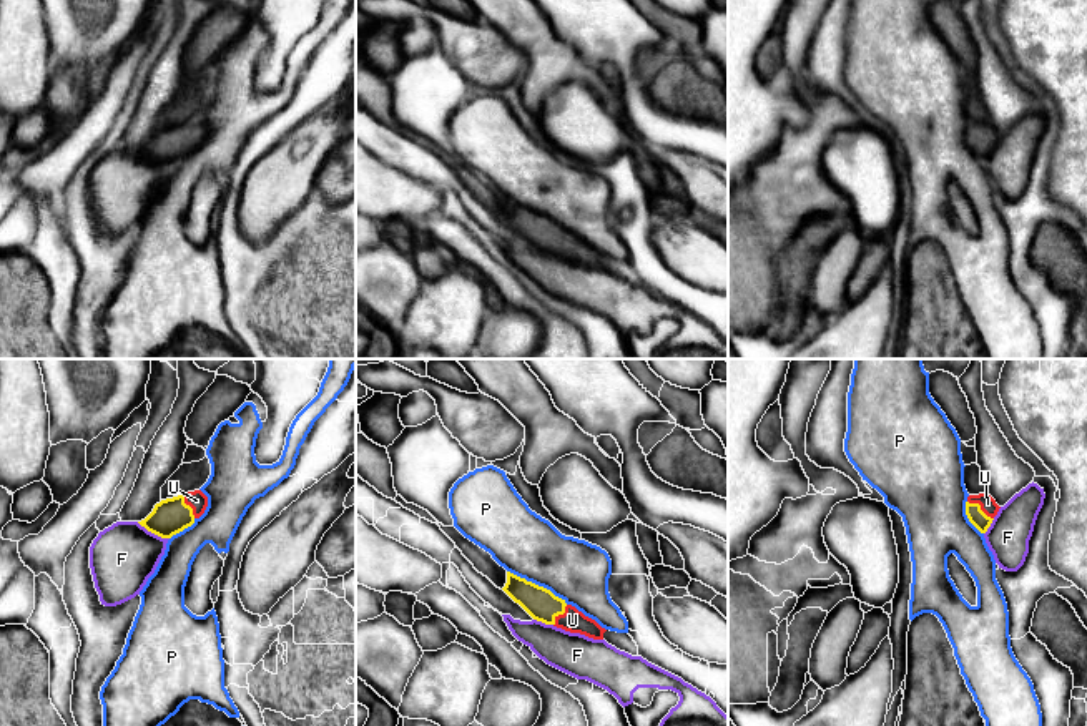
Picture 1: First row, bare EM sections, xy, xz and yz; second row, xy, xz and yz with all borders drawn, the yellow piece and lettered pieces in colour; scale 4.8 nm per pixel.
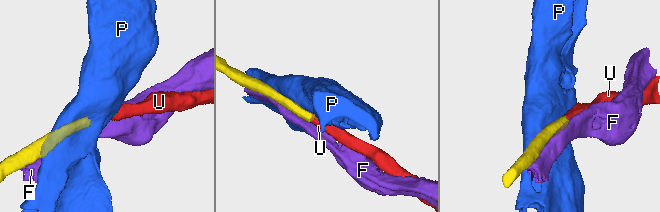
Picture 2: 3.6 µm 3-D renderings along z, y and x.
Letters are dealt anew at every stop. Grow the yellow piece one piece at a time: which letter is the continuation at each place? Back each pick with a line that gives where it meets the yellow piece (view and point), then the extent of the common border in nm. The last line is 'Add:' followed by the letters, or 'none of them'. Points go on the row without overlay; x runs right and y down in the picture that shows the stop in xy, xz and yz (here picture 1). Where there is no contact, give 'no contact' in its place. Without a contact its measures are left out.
U: meets yellow in yz at (979, 135); contact 160 nm long
Add: U

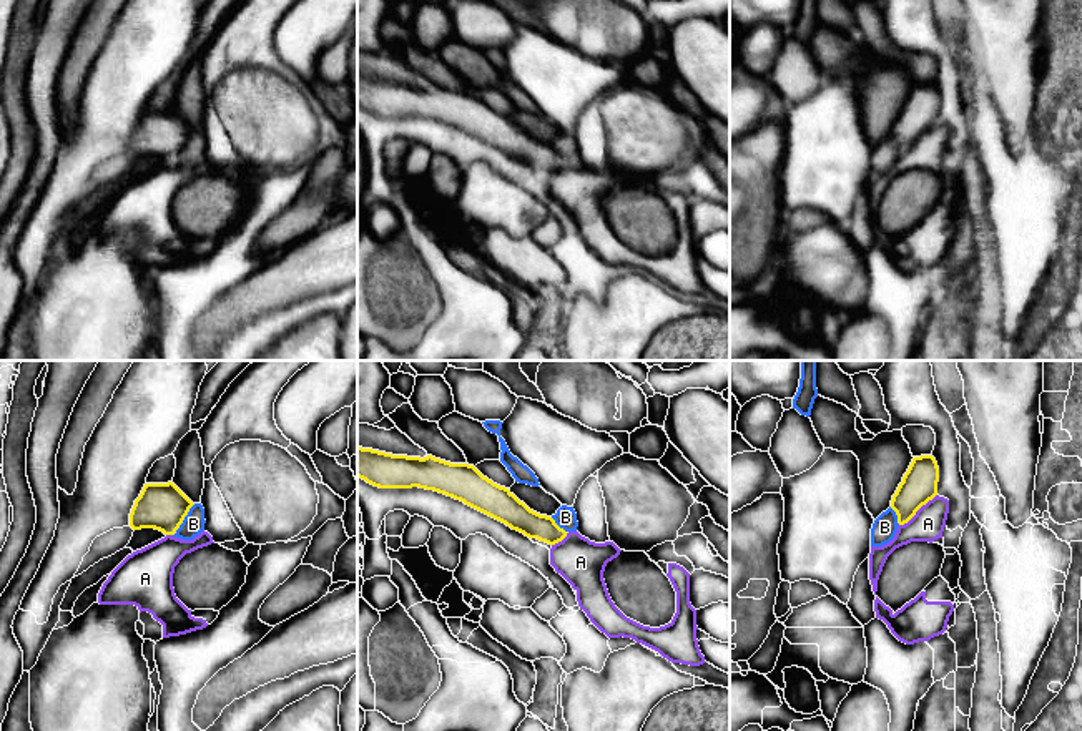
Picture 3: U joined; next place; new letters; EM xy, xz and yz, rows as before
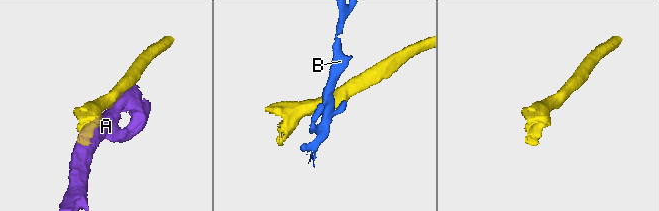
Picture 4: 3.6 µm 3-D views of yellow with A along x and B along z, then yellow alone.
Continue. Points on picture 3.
Add: none of them

